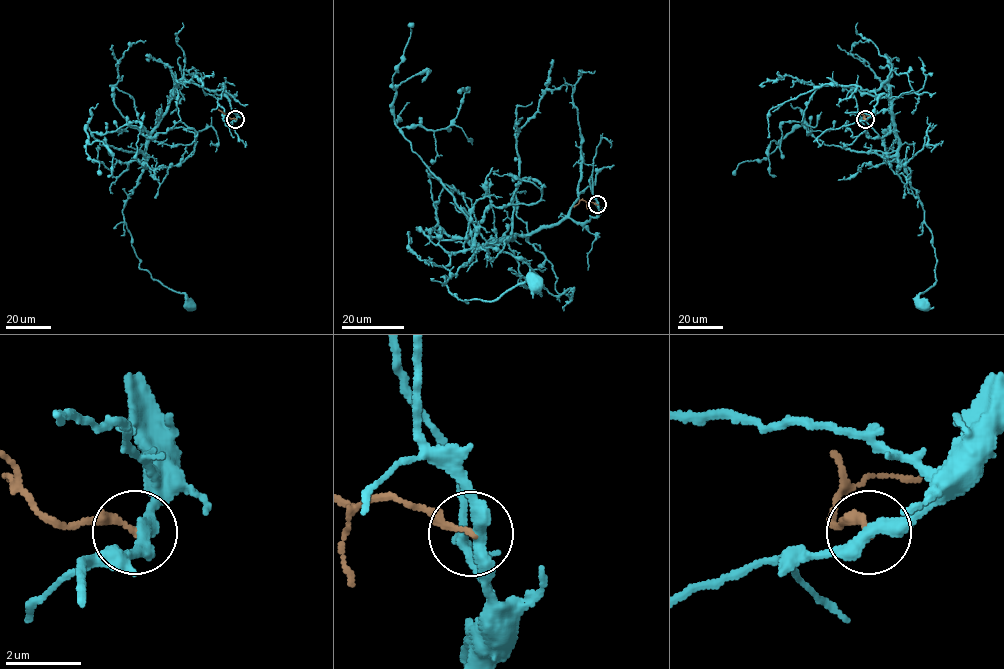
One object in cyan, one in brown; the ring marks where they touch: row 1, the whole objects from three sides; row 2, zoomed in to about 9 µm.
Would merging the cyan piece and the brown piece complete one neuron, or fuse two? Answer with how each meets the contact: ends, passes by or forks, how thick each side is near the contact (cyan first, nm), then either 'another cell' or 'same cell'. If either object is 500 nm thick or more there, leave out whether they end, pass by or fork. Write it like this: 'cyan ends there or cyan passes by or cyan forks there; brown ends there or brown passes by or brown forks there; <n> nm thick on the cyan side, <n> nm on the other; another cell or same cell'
cyan passes by; brown ends there; 360 nm thick on the cyan side, 180 nm on the other; another cell

